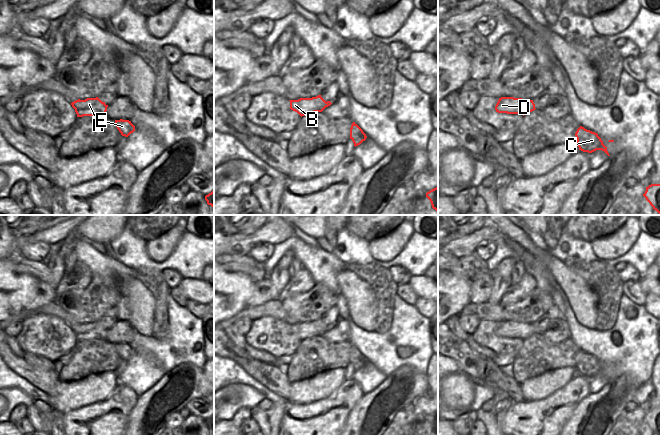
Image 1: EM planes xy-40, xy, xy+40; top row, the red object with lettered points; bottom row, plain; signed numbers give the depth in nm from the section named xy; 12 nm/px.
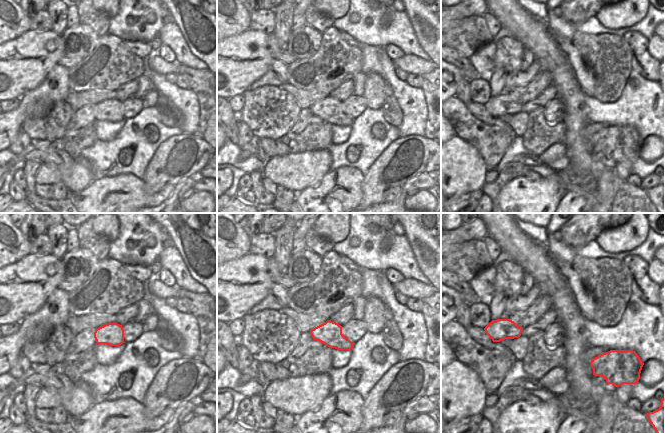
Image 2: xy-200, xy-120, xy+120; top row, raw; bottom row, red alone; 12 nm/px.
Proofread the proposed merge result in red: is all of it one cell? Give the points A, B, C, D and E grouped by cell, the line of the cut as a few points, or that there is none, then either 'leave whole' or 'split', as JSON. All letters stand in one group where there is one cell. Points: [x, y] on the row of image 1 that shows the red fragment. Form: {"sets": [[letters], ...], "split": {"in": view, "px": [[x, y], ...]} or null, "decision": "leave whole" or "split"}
{"sets": [["A", "B", "D", "E"], ["C"]], "split": {"in": "xy-40", "px": [[132, 124], [131, 130], [126, 136]]}, "decision": "split"}

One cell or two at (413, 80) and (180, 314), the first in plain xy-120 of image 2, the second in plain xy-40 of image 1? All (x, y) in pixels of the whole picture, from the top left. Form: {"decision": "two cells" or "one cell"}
{"decision": "two cells"}

